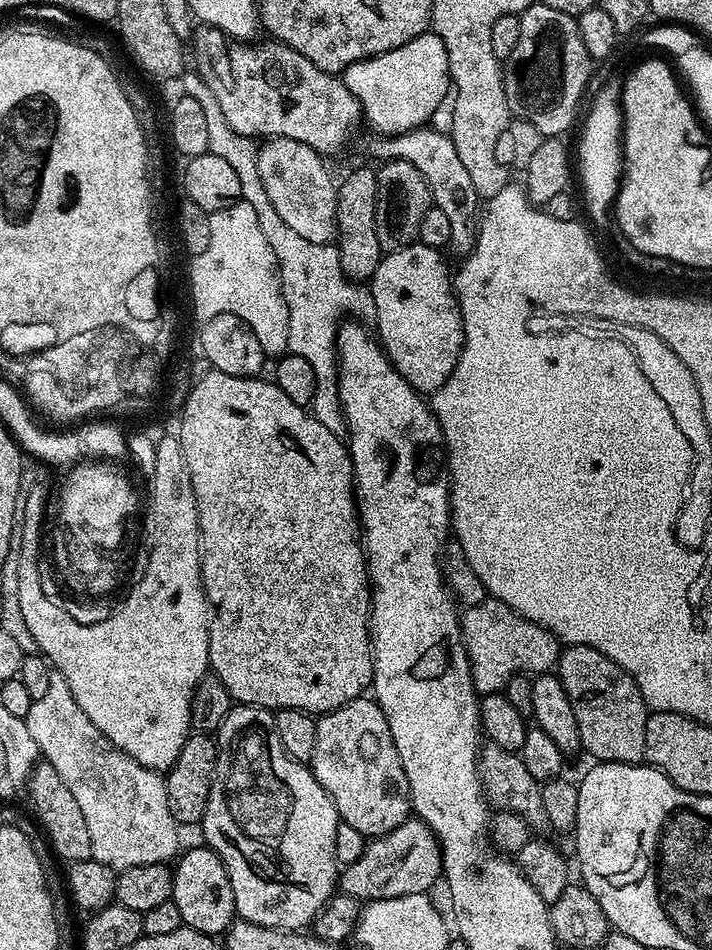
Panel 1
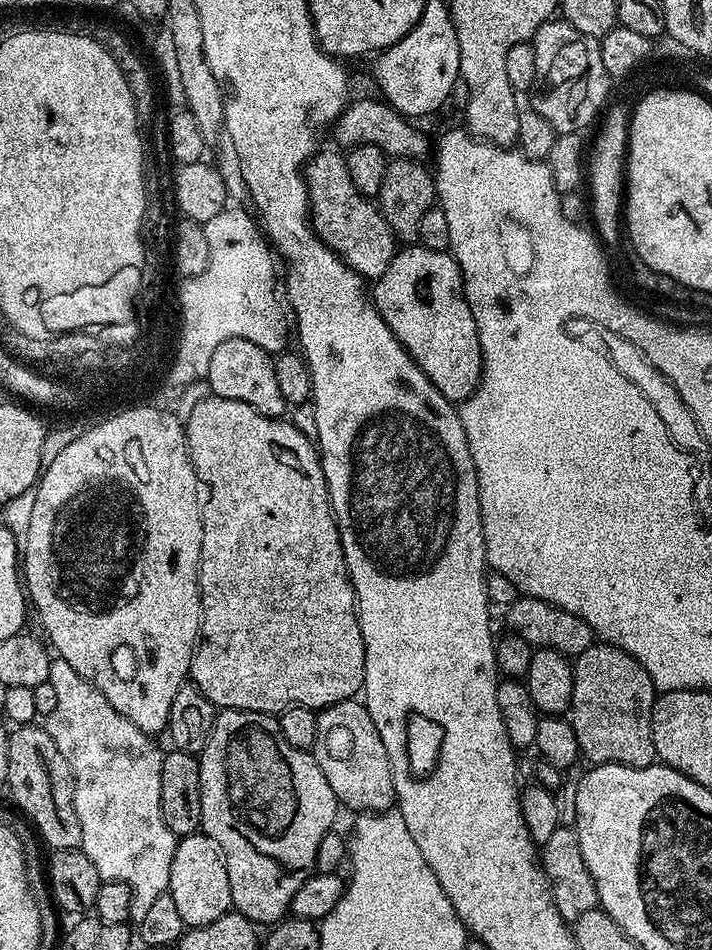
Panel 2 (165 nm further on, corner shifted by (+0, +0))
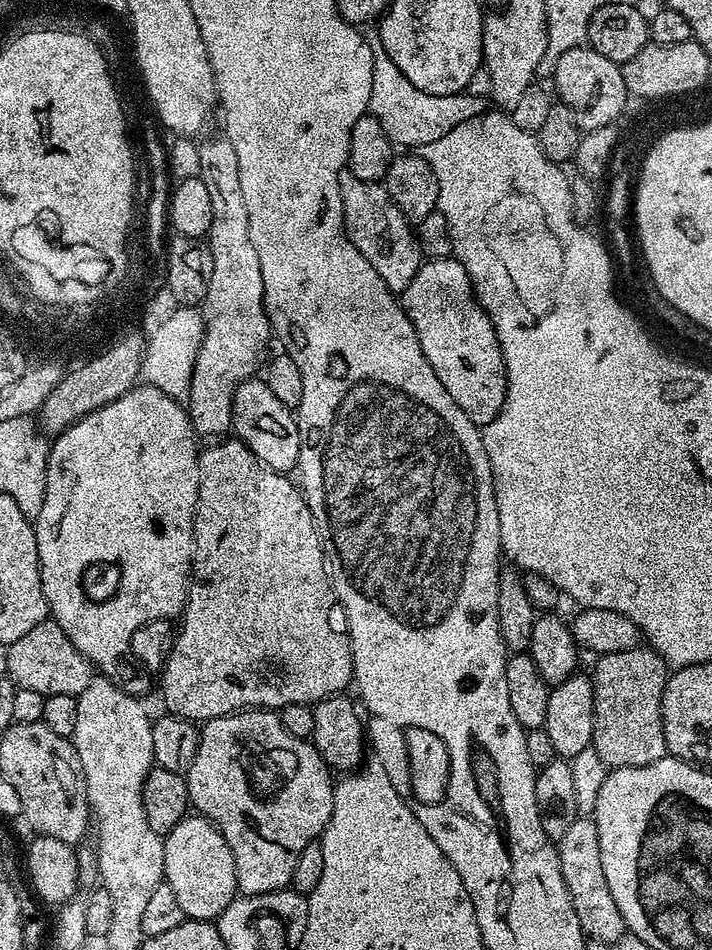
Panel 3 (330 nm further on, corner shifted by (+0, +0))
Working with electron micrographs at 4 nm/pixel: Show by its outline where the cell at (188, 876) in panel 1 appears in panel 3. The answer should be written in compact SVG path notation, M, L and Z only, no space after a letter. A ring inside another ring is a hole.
M199 814L185 816L184 820L178 822L178 826L174 826L174 830L170 830L164 837L164 880L170 886L170 890L174 890L178 903L182 905L185 917L189 920L215 921L238 895L234 854L230 854L226 838L222 838L218 829Z

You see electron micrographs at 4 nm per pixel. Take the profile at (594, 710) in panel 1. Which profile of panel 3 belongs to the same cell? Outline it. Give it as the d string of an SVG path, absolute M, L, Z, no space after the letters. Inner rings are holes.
M647 646L606 654L595 661L596 669L590 672L594 690L594 734L592 748L606 762L609 770L613 768L641 768L658 762L668 755L666 738L662 730L662 694L670 675L669 665L657 652Z

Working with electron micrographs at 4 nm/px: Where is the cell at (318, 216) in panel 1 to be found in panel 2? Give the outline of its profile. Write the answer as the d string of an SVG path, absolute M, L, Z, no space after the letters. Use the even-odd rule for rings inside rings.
M320 150L308 161L303 173L308 187L310 223L317 240L365 281L374 282L386 274L386 266L390 266L398 251L397 237L392 235L379 207L354 186L347 159L341 153L339 156L336 152Z

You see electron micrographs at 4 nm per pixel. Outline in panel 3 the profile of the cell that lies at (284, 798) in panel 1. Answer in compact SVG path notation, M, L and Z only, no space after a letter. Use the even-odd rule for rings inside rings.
M245 710L243 712L232 712L229 716L219 716L213 720L203 721L199 729L200 745L194 754L193 764L189 766L186 779L188 781L188 798L191 807L195 809L204 819L209 820L226 838L230 846L230 854L234 854L234 866L236 867L236 886L243 895L257 896L267 892L276 892L280 888L289 887L292 883L294 866L298 866L298 854L306 850L306 846L317 843L324 834L324 827L332 817L334 798L332 790L334 787L334 776L324 759L318 754L316 745L308 740L299 740L282 726L279 715L272 710Z

